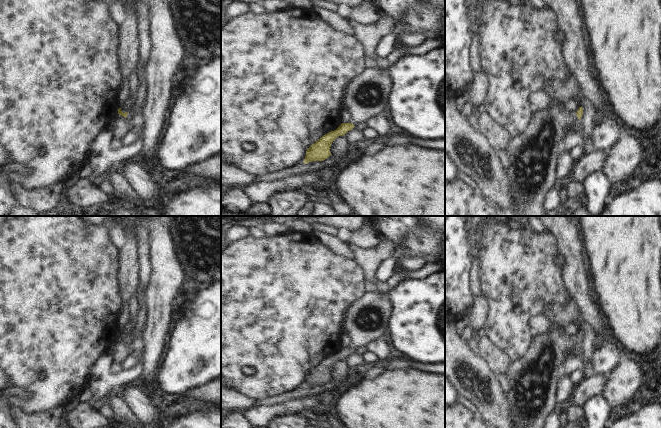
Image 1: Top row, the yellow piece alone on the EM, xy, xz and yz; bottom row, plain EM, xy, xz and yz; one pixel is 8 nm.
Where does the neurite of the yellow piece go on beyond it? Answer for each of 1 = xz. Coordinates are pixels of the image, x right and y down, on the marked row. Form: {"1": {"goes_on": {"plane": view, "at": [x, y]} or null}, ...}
{"1": {"goes_on": {"plane": "xz", "at": [366, 96]}}}

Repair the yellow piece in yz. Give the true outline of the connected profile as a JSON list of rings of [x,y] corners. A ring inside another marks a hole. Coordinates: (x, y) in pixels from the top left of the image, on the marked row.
[[[566,102],[553,103],[545,109],[534,109],[531,122],[519,135],[510,138],[507,147],[509,160],[508,179],[515,206],[510,216],[545,216],[543,203],[545,195],[556,182],[557,159],[564,151],[563,140],[570,126],[581,119],[583,108],[577,112],[568,111]]]

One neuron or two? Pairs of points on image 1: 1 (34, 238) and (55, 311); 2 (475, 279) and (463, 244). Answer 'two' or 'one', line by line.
1: one
2: two

